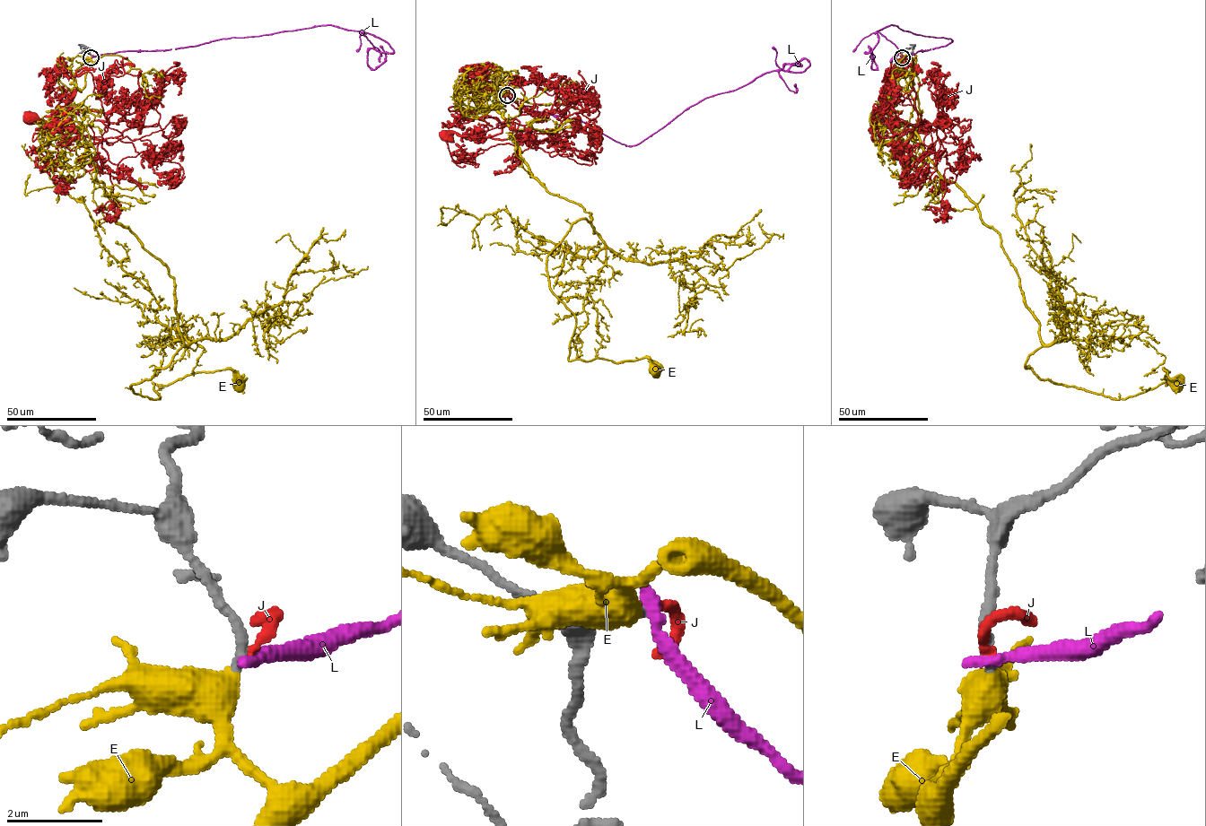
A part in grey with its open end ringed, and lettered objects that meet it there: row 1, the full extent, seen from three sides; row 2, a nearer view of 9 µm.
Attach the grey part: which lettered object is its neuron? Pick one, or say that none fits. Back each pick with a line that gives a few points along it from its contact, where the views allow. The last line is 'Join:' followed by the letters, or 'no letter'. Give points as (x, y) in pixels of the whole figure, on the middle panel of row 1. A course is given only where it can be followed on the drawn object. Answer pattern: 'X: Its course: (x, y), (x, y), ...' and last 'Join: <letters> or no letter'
E: Its course: (507, 95), (471, 113), (500, 112), (598, 235), (576, 220), (547, 256), (568, 360), (654, 369)
Join: E

